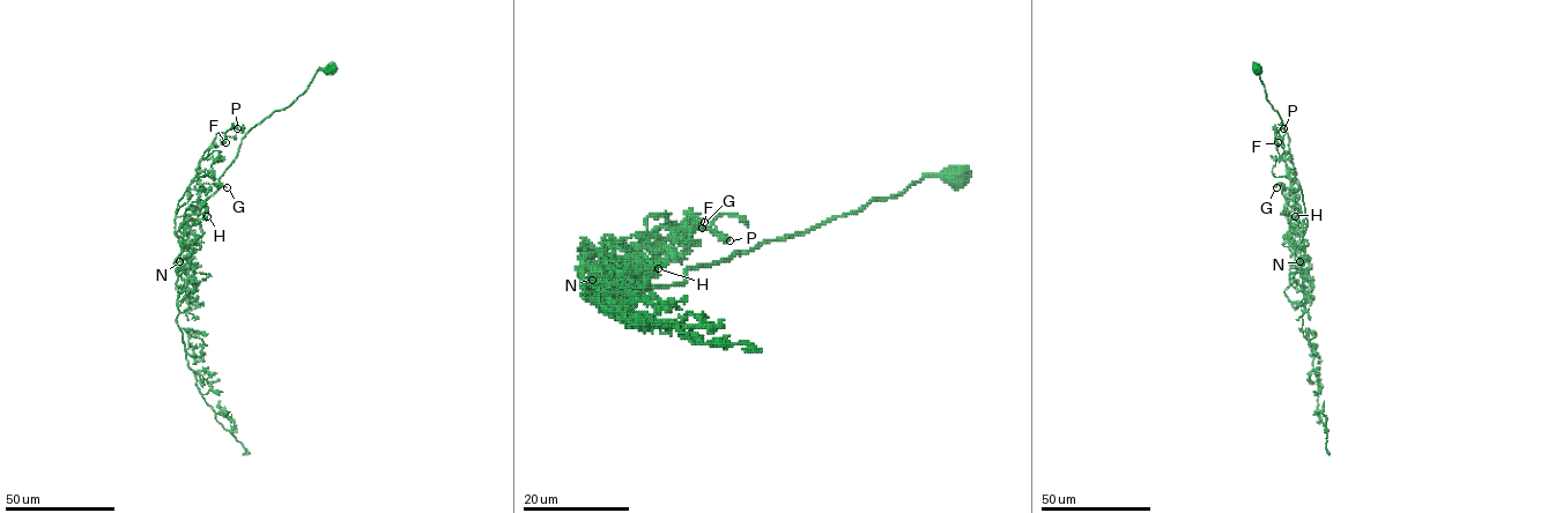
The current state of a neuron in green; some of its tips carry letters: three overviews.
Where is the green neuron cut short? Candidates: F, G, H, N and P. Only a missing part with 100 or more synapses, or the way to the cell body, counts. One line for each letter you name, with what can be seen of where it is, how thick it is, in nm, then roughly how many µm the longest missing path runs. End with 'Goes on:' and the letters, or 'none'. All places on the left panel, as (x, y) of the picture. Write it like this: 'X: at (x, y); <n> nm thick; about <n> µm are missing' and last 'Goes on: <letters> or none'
Goes on: none

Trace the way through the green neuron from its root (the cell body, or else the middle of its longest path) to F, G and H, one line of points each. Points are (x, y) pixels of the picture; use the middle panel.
F: (958, 175), (631, 297), (578, 257), (631, 259), (635, 246), (702, 228)
G: (958, 175), (925, 176), (631, 297), (613, 295), (583, 265), (605, 240), (637, 247), (658, 228), (704, 222)
H: (958, 175), (957, 181), (925, 176), (901, 194), (631, 297), (613, 295), (583, 261), (619, 246), (658, 268)

